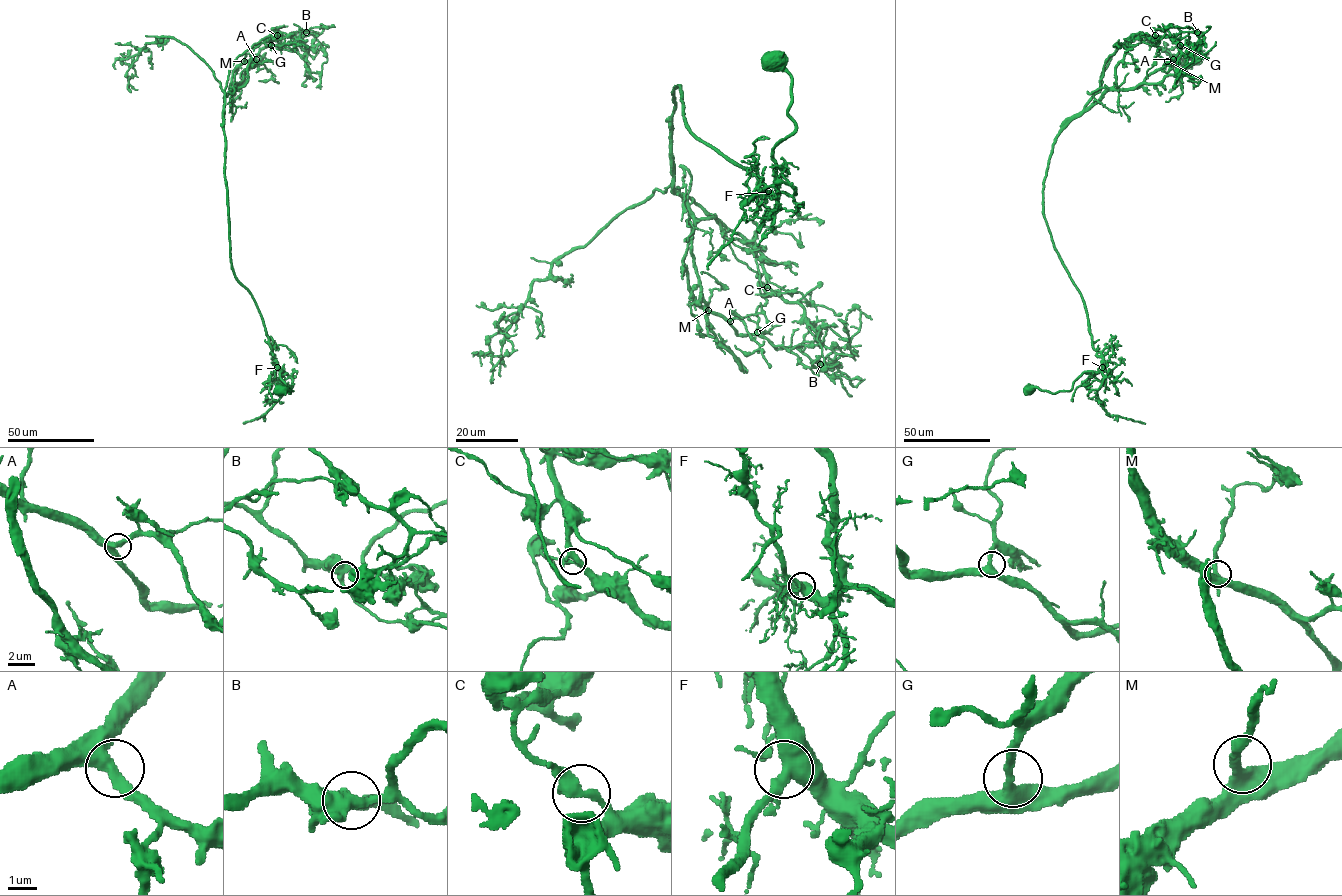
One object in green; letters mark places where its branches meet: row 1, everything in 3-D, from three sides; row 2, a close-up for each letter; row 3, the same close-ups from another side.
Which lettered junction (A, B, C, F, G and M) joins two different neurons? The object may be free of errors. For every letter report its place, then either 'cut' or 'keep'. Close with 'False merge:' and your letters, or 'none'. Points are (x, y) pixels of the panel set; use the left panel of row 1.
A: (256, 59) | keep
B: (306, 32) | keep
C: (277, 35) | cut
F: (277, 367) | keep
G: (271, 45) | keep
M: (244, 61) | keep
False merge: C

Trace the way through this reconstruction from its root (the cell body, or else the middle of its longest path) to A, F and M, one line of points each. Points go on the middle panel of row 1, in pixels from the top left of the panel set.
A: (772, 60), (791, 76), (795, 124), (773, 149), (774, 194), (687, 127), (673, 90), (687, 285), (730, 321)
F: (772, 60), (791, 76), (788, 114), (795, 130), (773, 149), (777, 191), (774, 194), (768, 191)
M: (772, 60), (795, 124), (774, 194), (673, 90), (683, 264), (708, 310)

